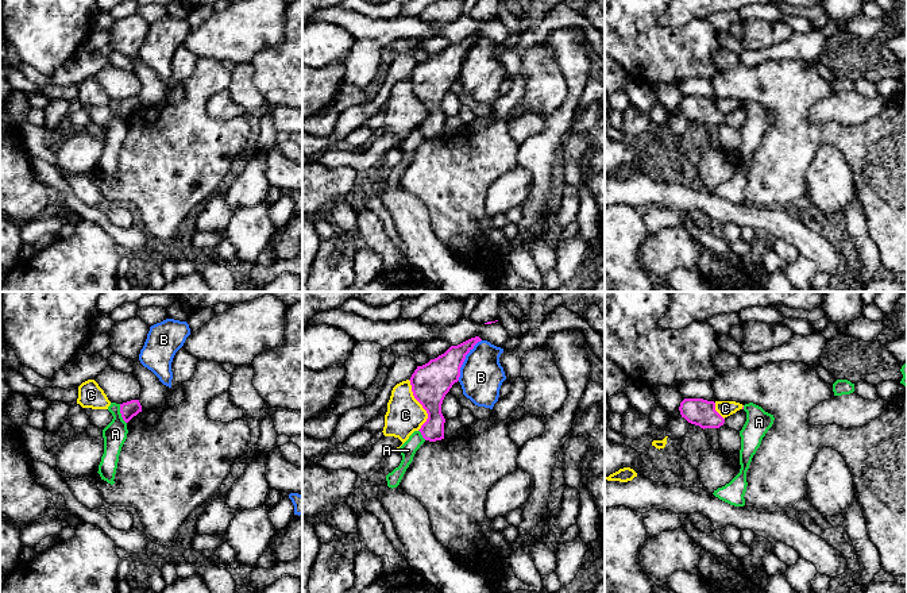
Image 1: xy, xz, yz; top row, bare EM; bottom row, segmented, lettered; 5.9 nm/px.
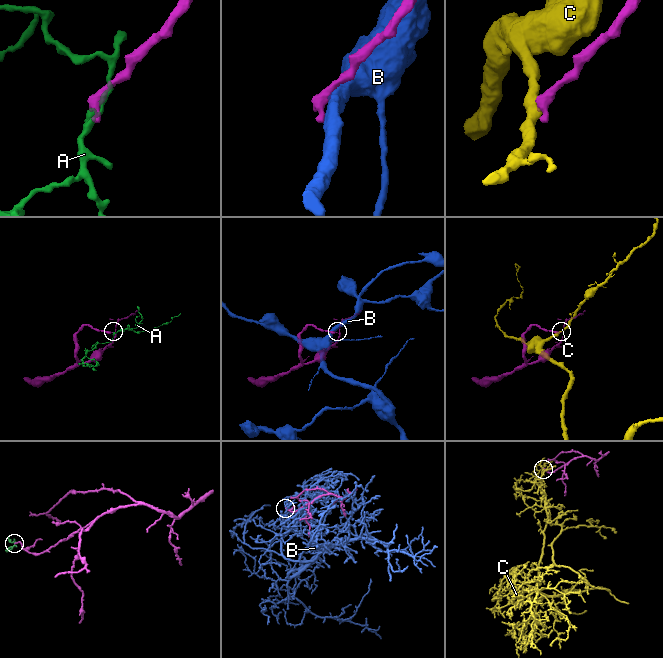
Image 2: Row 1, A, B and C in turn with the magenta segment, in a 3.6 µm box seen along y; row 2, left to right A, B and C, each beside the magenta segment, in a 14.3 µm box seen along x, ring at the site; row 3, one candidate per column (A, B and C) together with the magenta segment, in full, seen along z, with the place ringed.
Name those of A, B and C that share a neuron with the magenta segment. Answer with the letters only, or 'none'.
none

